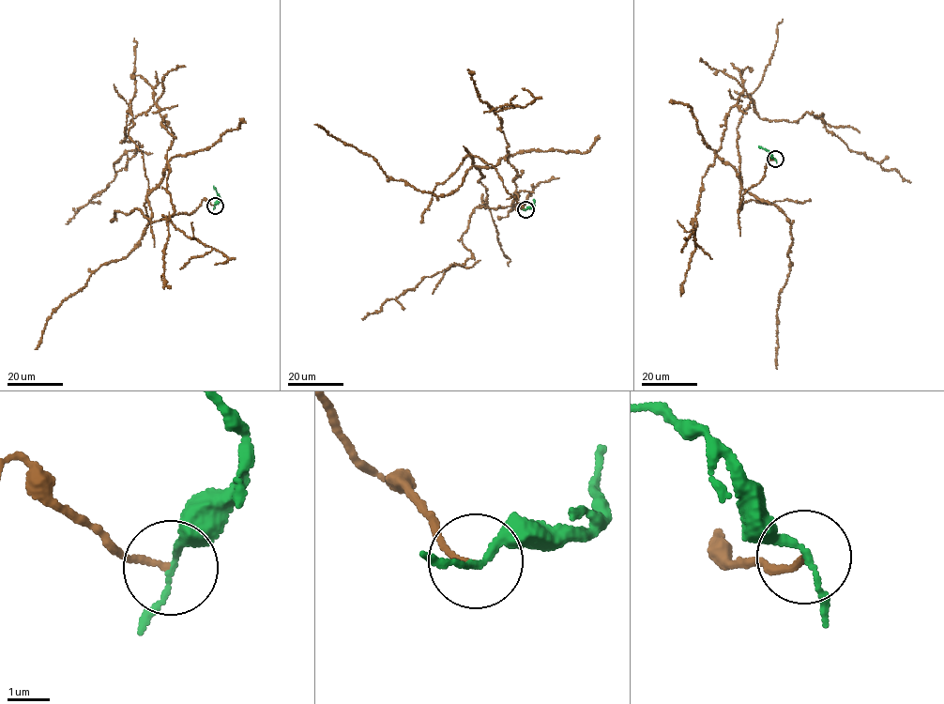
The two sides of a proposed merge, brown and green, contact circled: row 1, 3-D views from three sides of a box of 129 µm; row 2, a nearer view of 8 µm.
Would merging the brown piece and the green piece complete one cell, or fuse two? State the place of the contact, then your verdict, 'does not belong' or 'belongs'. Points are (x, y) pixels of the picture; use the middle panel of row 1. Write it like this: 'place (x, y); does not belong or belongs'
place (525, 209); does not belong

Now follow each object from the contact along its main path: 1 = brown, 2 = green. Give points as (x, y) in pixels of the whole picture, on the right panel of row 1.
1: (775, 159), (738, 212), (736, 170), (716, 151), (745, 91), (762, 119), (807, 112), (910, 183)
2: (775, 159), (758, 145)

